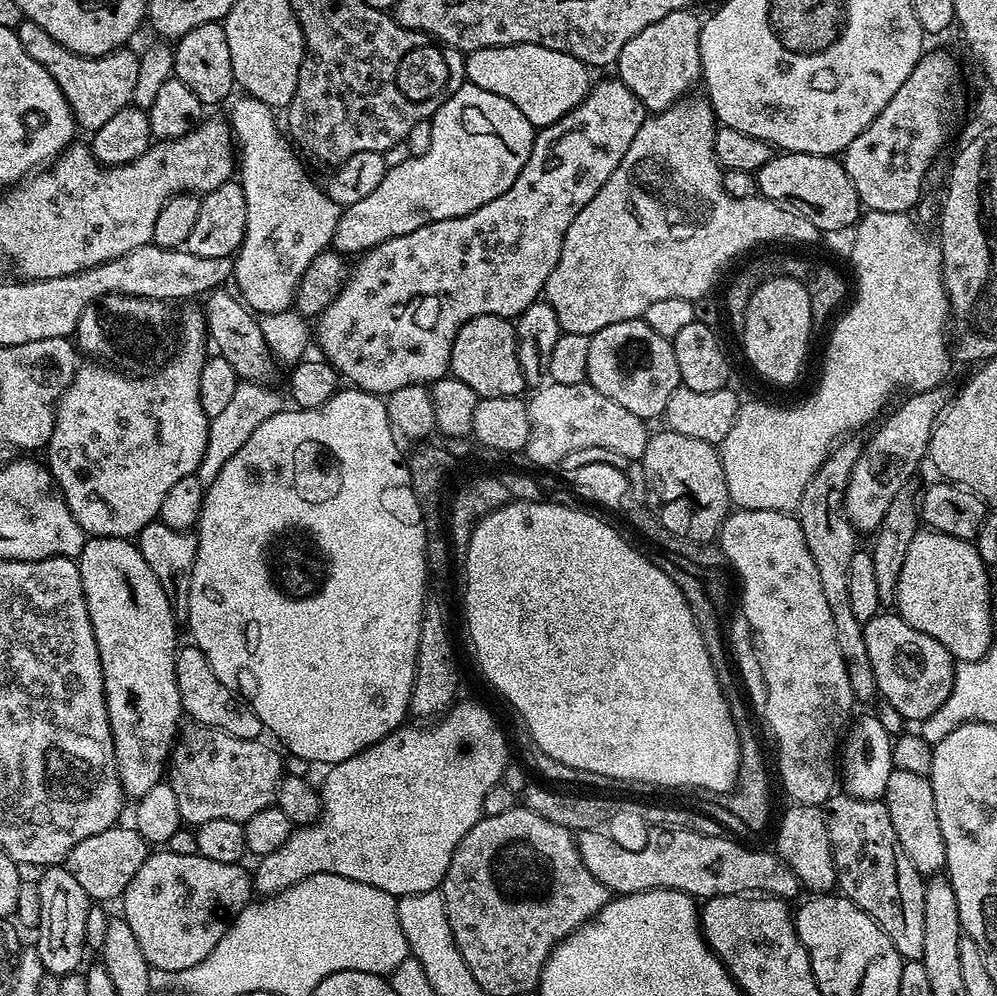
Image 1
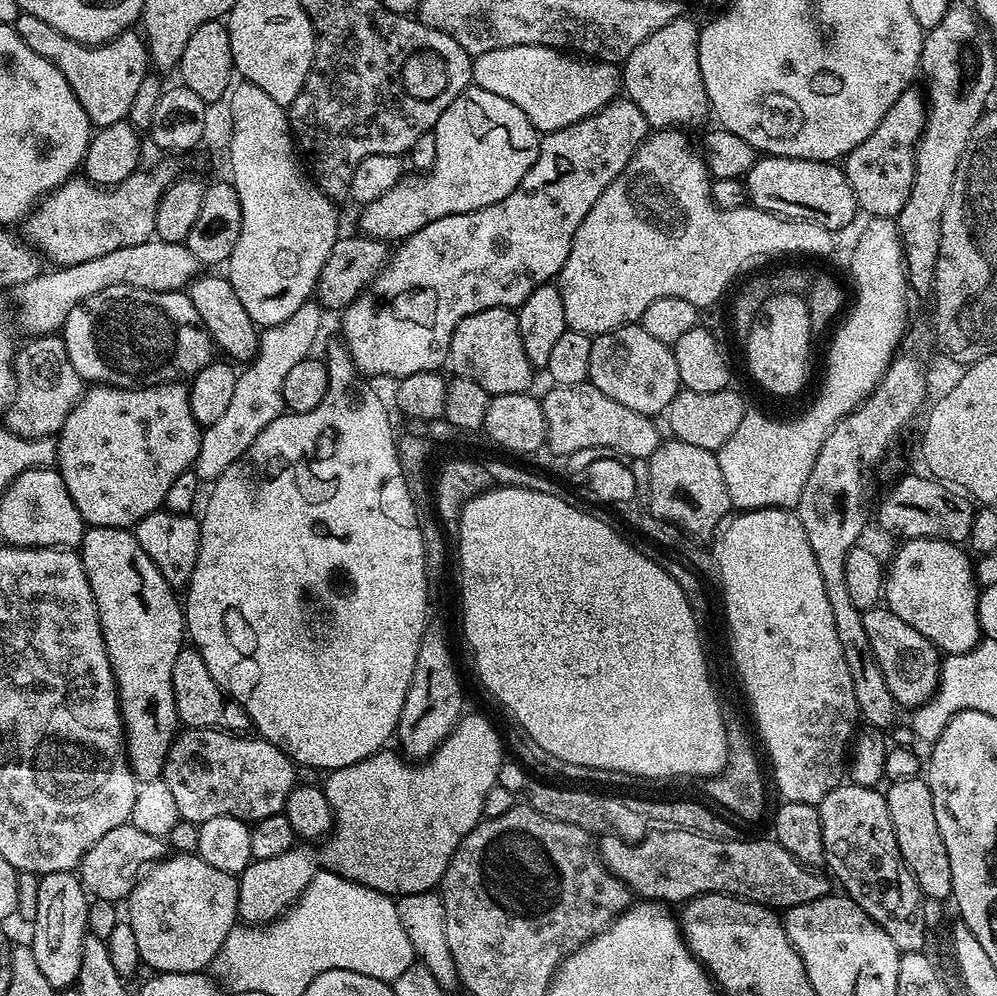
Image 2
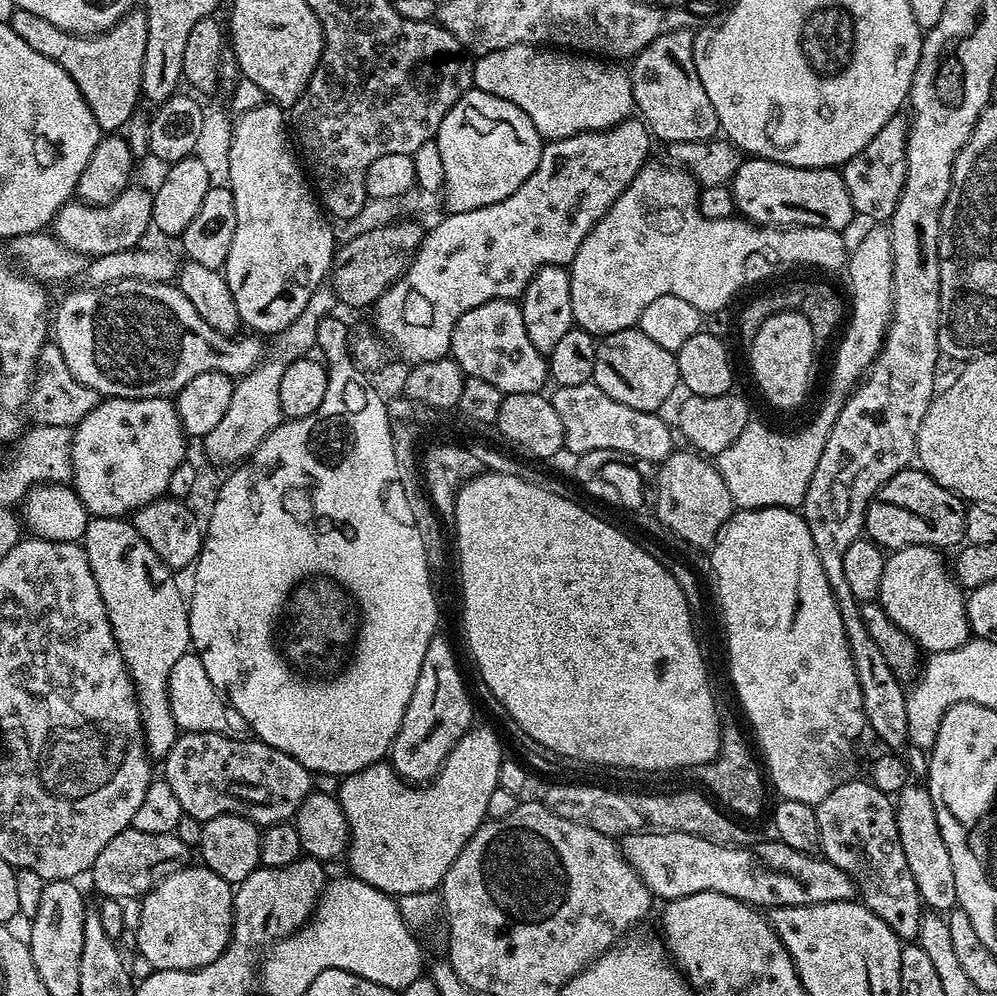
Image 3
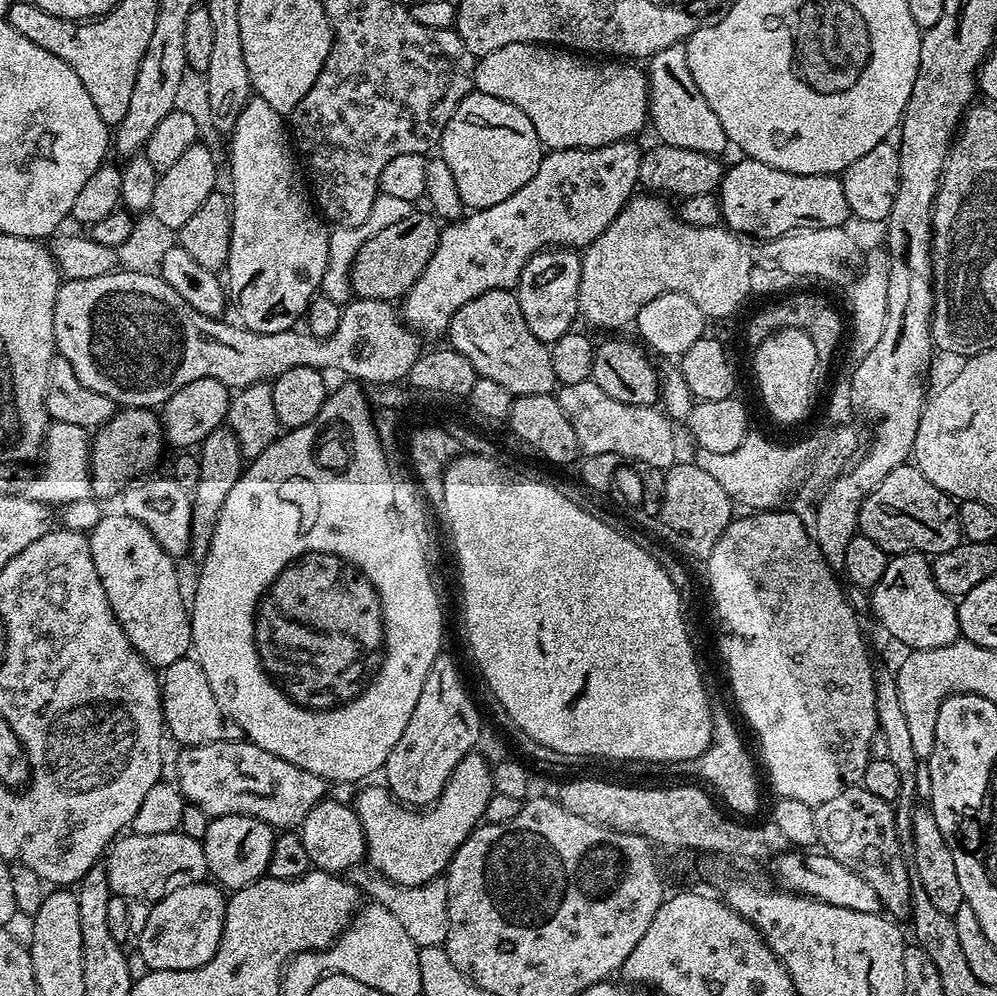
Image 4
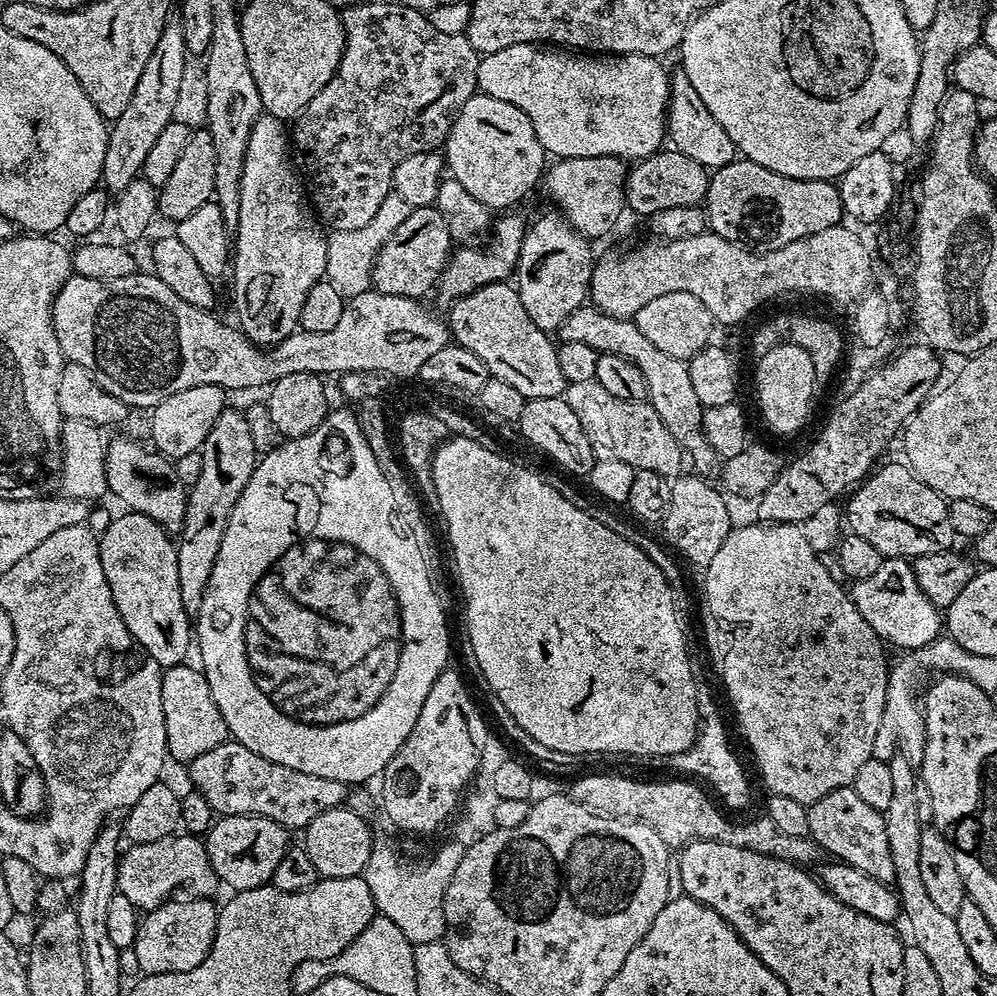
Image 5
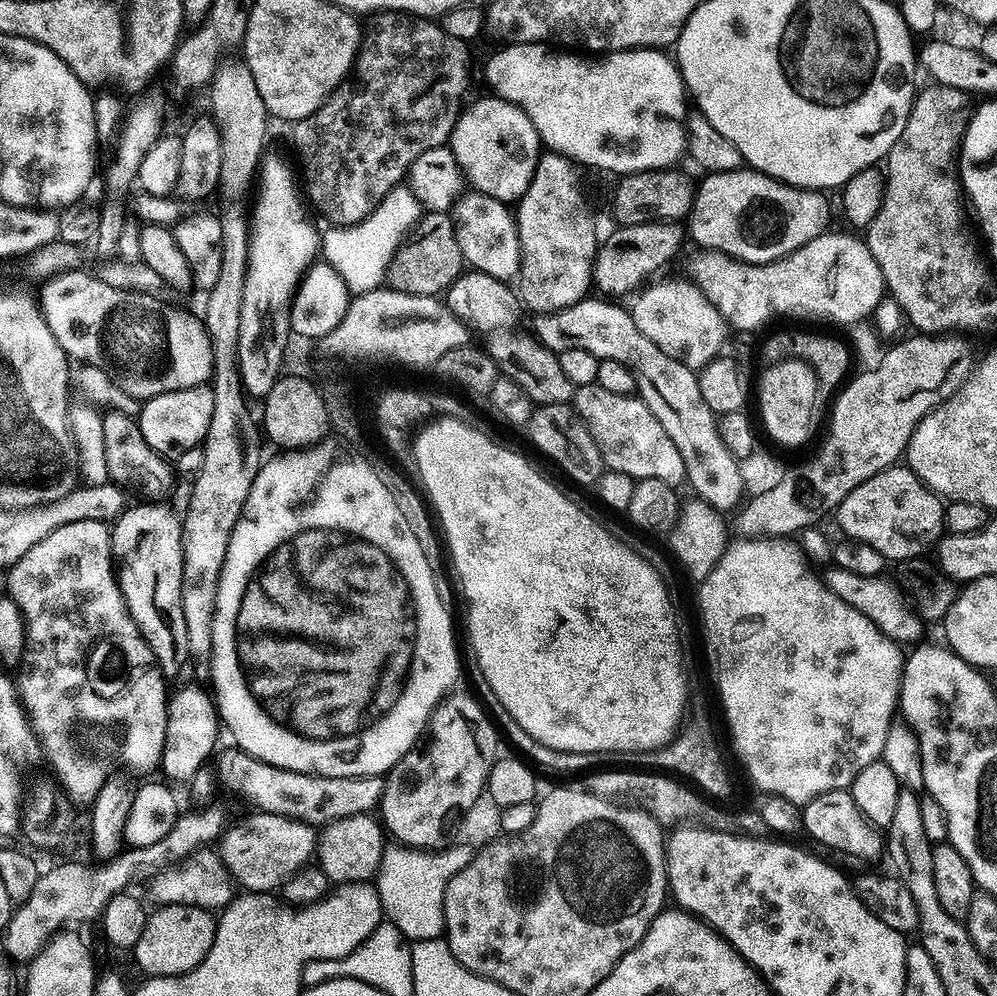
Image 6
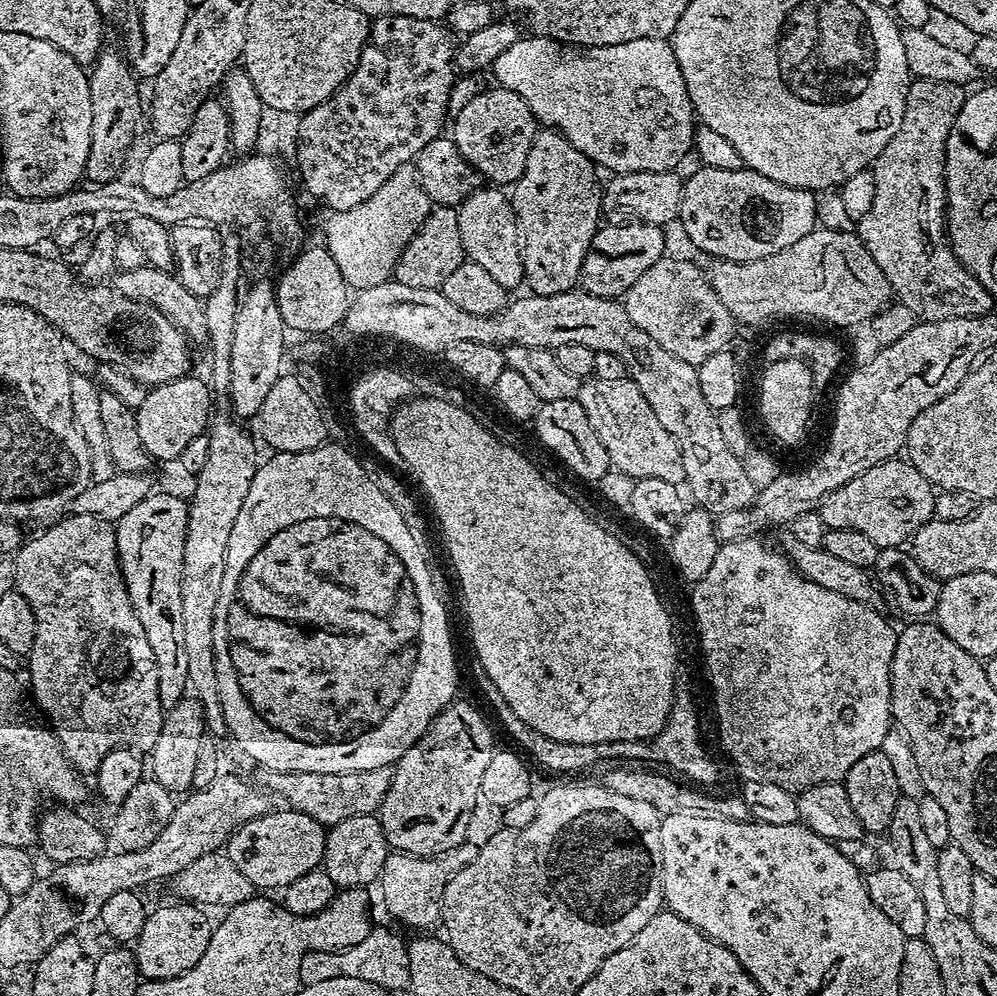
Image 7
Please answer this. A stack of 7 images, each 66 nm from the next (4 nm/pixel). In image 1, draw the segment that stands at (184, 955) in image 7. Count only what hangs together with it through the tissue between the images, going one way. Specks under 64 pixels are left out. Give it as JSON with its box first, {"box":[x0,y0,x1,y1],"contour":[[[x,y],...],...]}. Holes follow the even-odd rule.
{"box":[122,851,253,972],"contour":[[[153,851],[130,878],[130,886],[126,886],[122,897],[124,912],[122,919],[130,926],[134,938],[138,938],[138,946],[142,946],[142,954],[146,962],[157,972],[177,972],[190,970],[190,966],[198,966],[202,958],[218,946],[222,934],[228,929],[230,918],[235,916],[253,895],[253,877],[240,864],[214,862],[199,854],[183,856],[180,852]]]}

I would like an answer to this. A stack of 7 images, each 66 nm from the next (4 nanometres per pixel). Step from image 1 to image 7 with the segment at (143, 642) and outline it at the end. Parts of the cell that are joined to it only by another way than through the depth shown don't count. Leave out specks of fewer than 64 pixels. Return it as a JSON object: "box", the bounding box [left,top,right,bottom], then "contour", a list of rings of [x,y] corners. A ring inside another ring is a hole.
{"box":[114,490,188,681],"contour":[[[159,490],[153,491],[142,502],[138,502],[134,510],[122,514],[122,518],[114,524],[120,573],[124,576],[124,585],[130,594],[130,602],[138,614],[138,622],[142,622],[142,630],[146,630],[150,650],[154,650],[154,658],[158,662],[158,674],[162,678],[173,676],[180,681],[188,675],[182,626],[182,552],[186,546],[187,525],[188,504],[168,492],[159,492]]]}

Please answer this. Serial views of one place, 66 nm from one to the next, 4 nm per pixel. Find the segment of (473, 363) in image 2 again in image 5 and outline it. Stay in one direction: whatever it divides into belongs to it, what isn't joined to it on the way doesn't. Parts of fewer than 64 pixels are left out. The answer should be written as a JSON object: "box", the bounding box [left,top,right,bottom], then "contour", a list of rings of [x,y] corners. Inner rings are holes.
{"box":[446,283,568,401],"contour":[[[511,283],[487,284],[470,294],[451,301],[446,315],[451,339],[470,350],[486,366],[489,377],[514,386],[525,401],[563,397],[568,379],[558,367],[557,345],[549,333],[538,330],[522,306],[522,298]]]}

